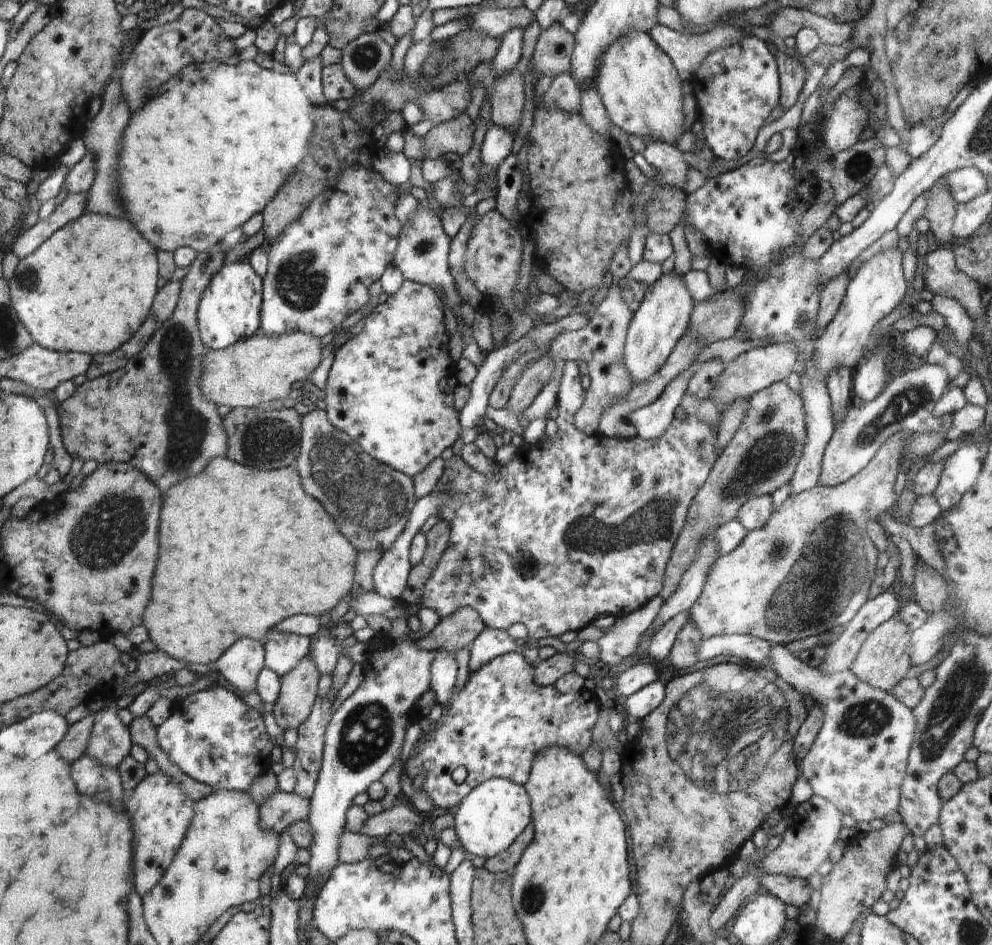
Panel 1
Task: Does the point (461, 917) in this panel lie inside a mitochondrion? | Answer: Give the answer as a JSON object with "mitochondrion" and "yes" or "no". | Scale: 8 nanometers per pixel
{"mitochondrion":"no"}

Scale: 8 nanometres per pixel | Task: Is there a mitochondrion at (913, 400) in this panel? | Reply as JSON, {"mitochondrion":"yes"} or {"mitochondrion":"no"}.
{"mitochondrion":"yes"}

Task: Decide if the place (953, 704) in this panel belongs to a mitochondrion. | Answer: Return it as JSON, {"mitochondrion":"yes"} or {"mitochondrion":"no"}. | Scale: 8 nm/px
{"mitochondrion":"yes"}

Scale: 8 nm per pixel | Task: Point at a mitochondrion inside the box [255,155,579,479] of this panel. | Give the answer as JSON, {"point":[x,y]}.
{"point":[301,280]}

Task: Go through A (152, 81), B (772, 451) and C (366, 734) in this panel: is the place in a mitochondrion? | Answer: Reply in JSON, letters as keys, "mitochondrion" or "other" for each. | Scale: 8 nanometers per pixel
{"A":"mitochondrion","B":"mitochondrion","C":"mitochondrion"}

